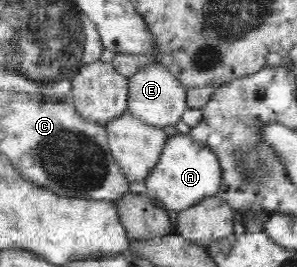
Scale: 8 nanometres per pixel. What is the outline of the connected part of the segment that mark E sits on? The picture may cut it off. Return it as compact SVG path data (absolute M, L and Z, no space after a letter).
M148 65L137 74L128 78L129 96L128 112L144 123L156 126L176 126L177 122L183 118L183 112L188 109L185 96L187 88L182 85L177 78L162 68L162 66Z

